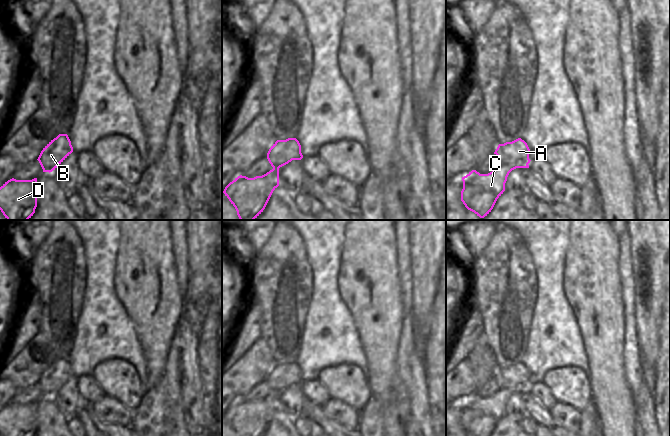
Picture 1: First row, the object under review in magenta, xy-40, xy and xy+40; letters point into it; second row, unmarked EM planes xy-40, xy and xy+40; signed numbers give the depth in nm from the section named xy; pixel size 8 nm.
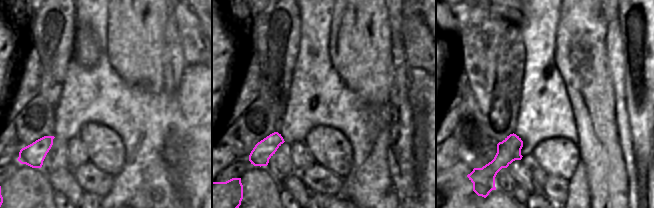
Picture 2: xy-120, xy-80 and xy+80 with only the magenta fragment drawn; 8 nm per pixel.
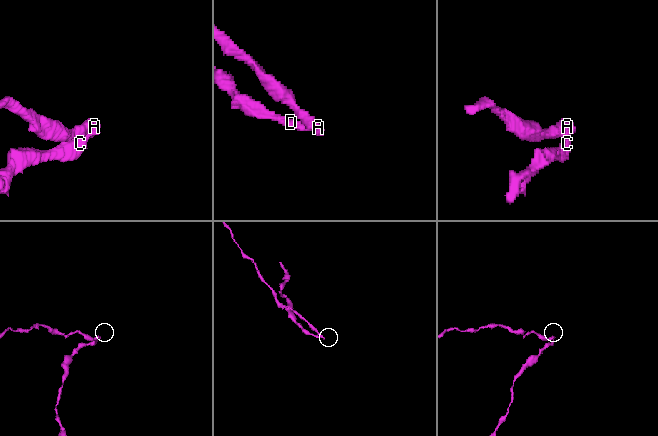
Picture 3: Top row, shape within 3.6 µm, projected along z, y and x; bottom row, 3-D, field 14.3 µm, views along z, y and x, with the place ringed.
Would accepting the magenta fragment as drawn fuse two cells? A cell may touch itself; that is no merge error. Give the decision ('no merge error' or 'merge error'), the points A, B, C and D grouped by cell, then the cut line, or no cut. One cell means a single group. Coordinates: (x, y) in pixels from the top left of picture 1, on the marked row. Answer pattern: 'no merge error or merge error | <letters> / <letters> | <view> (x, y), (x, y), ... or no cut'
merge error | A B / C D | xy+40 (499, 163), (527, 165)

